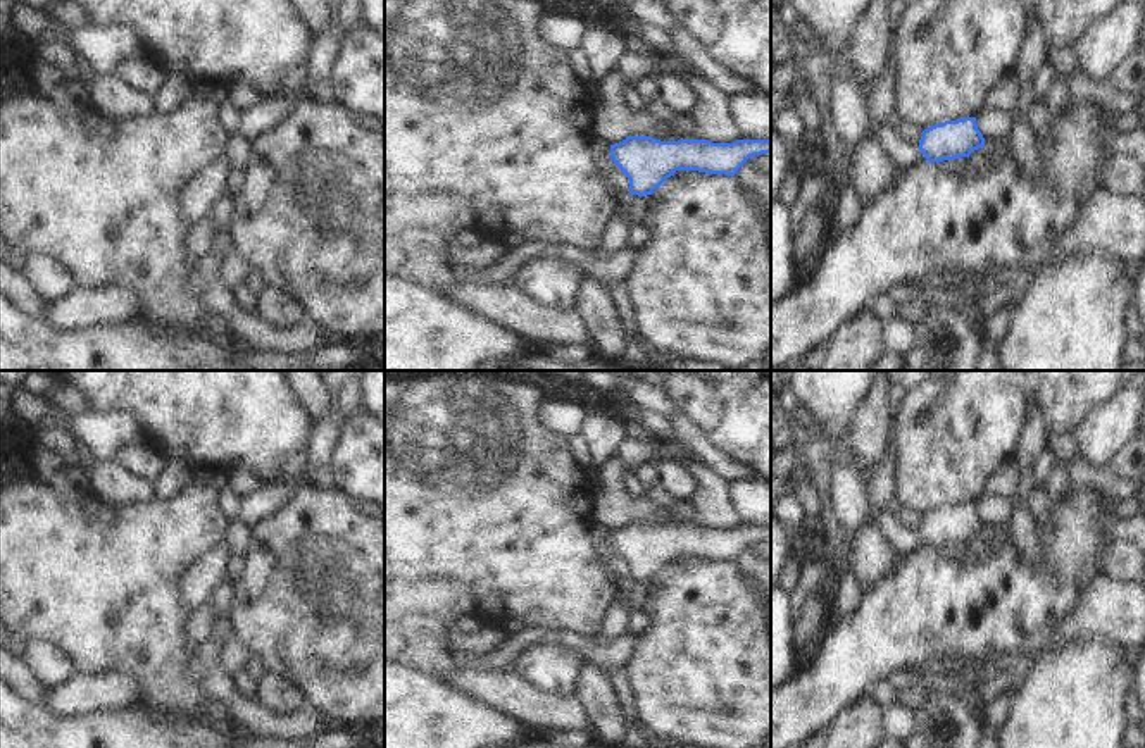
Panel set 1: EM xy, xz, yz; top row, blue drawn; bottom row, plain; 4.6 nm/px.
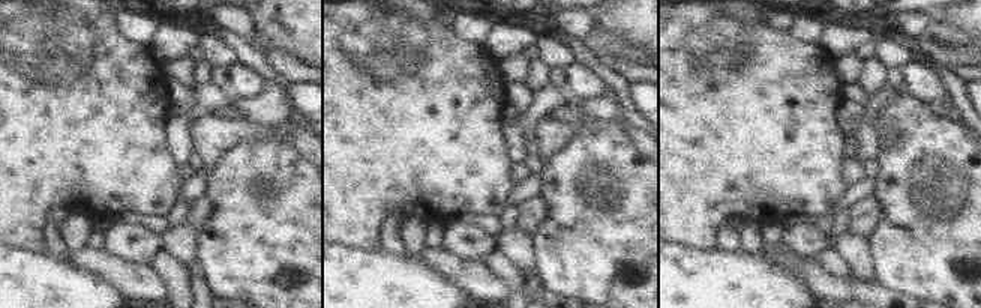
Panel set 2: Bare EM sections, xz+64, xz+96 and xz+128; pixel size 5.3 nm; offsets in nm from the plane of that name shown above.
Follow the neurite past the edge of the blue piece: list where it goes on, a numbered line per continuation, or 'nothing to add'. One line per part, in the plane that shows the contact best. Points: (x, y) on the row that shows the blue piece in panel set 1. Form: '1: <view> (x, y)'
1: yz (1004, 145)

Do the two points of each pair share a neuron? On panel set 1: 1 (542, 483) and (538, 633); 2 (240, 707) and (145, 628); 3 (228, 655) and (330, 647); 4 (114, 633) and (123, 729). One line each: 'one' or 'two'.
1: two
2: two
3: two
4: two

